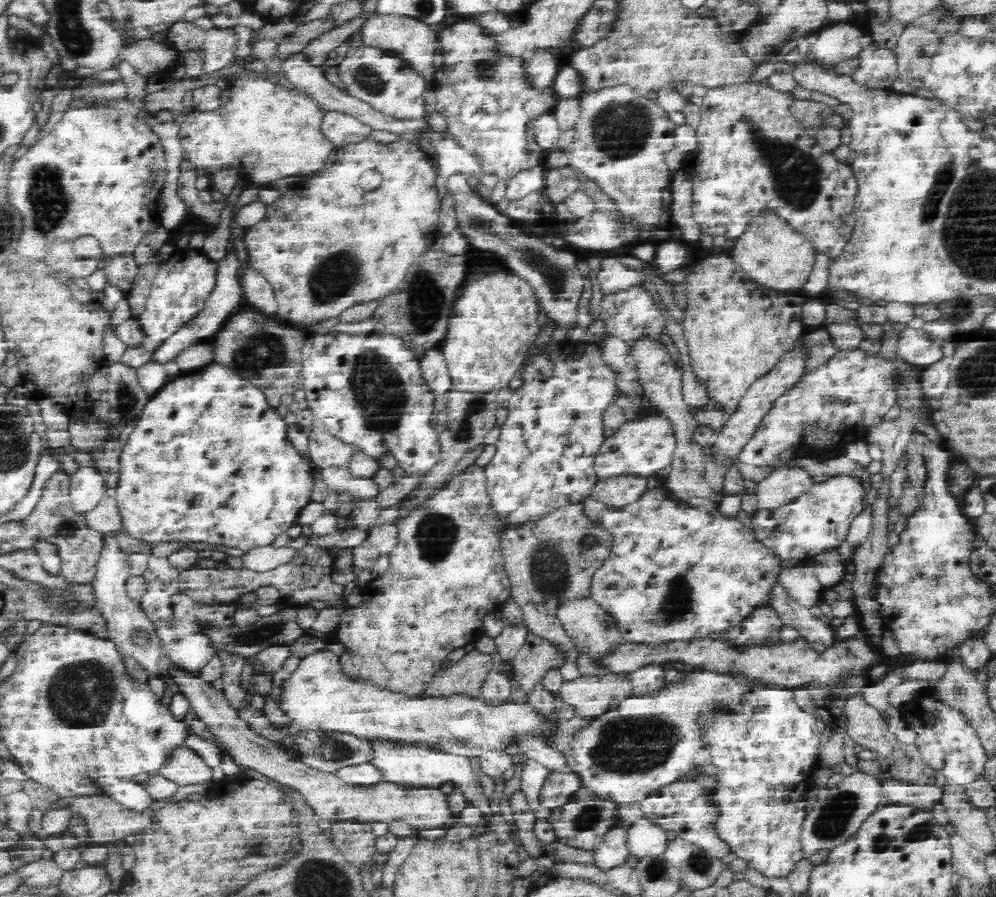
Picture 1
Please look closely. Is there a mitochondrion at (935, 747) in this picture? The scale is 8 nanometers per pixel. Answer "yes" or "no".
no

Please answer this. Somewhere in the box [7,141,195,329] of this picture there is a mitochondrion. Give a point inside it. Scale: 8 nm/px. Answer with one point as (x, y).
(48, 203)

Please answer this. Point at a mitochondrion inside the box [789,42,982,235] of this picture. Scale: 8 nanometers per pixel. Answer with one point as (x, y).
(929, 210)

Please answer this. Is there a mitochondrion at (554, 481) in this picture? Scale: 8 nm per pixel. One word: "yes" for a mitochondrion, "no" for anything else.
no

